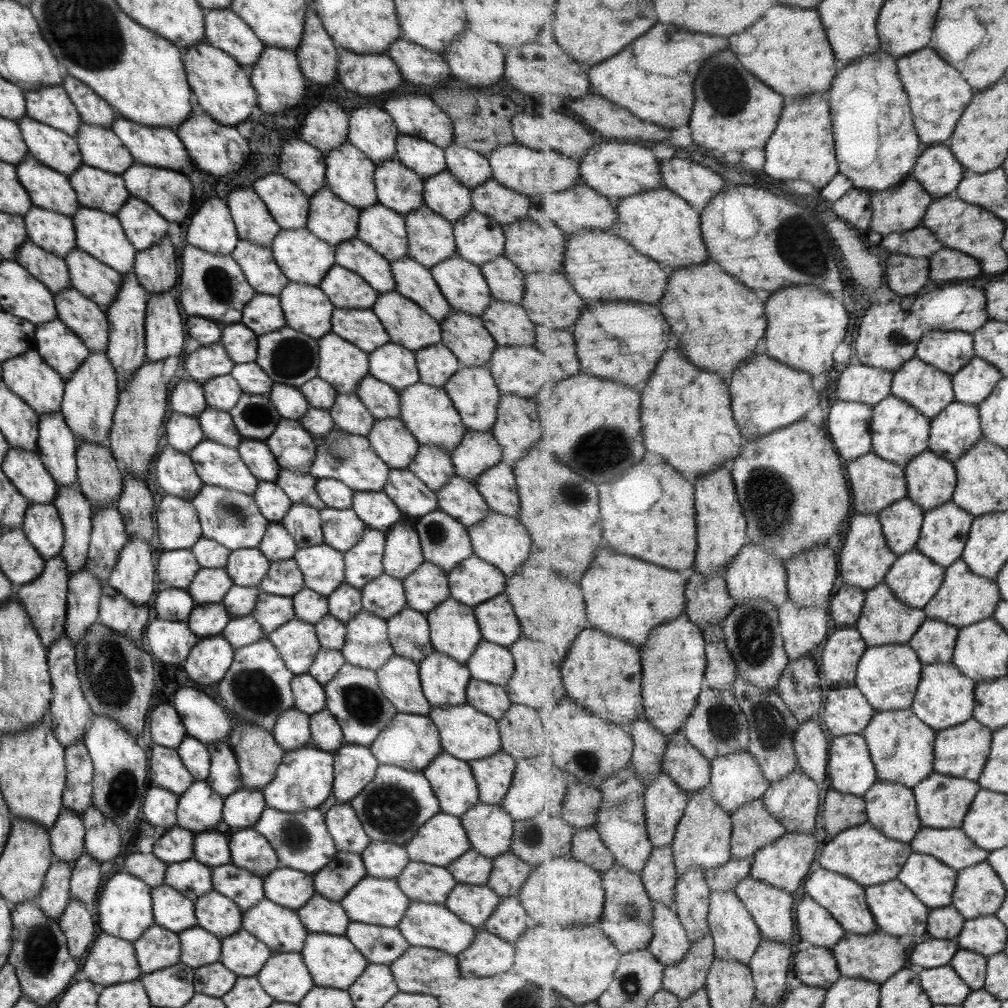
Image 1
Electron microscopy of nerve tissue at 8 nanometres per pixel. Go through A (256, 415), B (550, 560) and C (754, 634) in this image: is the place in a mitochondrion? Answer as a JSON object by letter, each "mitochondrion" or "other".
{"A":"mitochondrion","B":"other","C":"mitochondrion"}

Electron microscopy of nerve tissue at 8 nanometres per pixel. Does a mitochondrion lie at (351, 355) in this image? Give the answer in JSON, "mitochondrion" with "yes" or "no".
{"mitochondrion":"no"}

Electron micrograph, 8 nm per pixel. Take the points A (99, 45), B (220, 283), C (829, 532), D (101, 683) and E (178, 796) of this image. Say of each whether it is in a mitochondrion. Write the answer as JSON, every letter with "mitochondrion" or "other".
{"A":"mitochondrion","B":"mitochondrion","C":"other","D":"mitochondrion","E":"other"}

